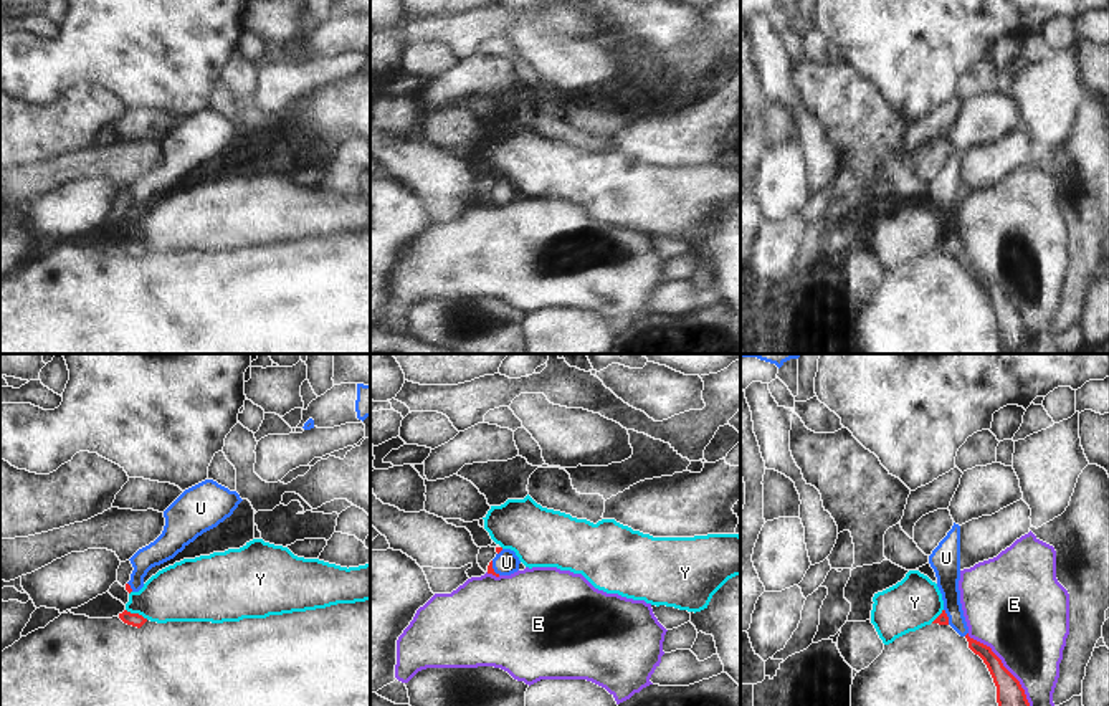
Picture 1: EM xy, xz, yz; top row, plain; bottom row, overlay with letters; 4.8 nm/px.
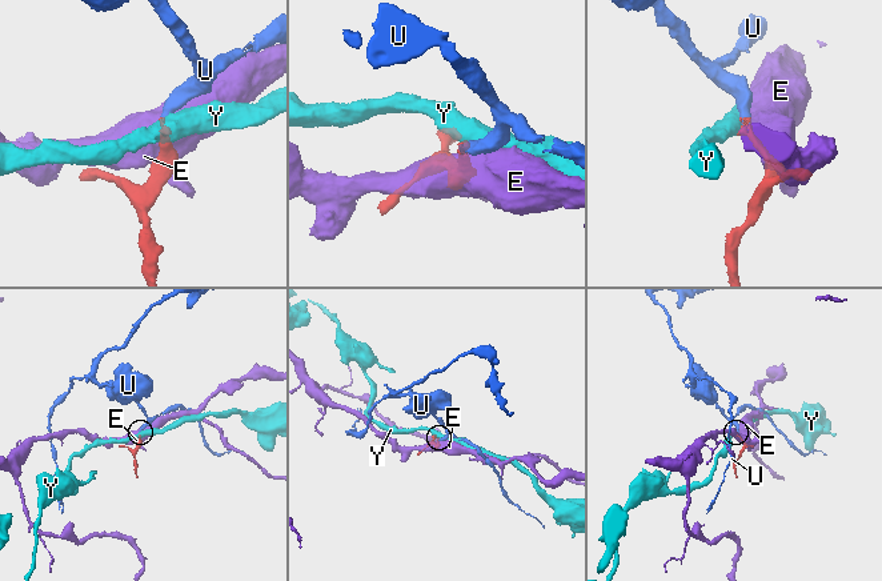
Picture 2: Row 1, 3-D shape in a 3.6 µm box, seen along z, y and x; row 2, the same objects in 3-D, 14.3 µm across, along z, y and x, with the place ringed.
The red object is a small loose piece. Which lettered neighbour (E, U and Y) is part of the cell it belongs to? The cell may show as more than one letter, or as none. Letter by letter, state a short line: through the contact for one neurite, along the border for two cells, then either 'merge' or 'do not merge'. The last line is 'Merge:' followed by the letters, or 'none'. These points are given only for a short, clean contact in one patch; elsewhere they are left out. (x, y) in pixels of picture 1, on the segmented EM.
E: do not merge
U: line xz (490, 567), (493, 569), (506, 562); merge
Y: line xy (126, 609), (147, 619); do not merge
Merge: U

